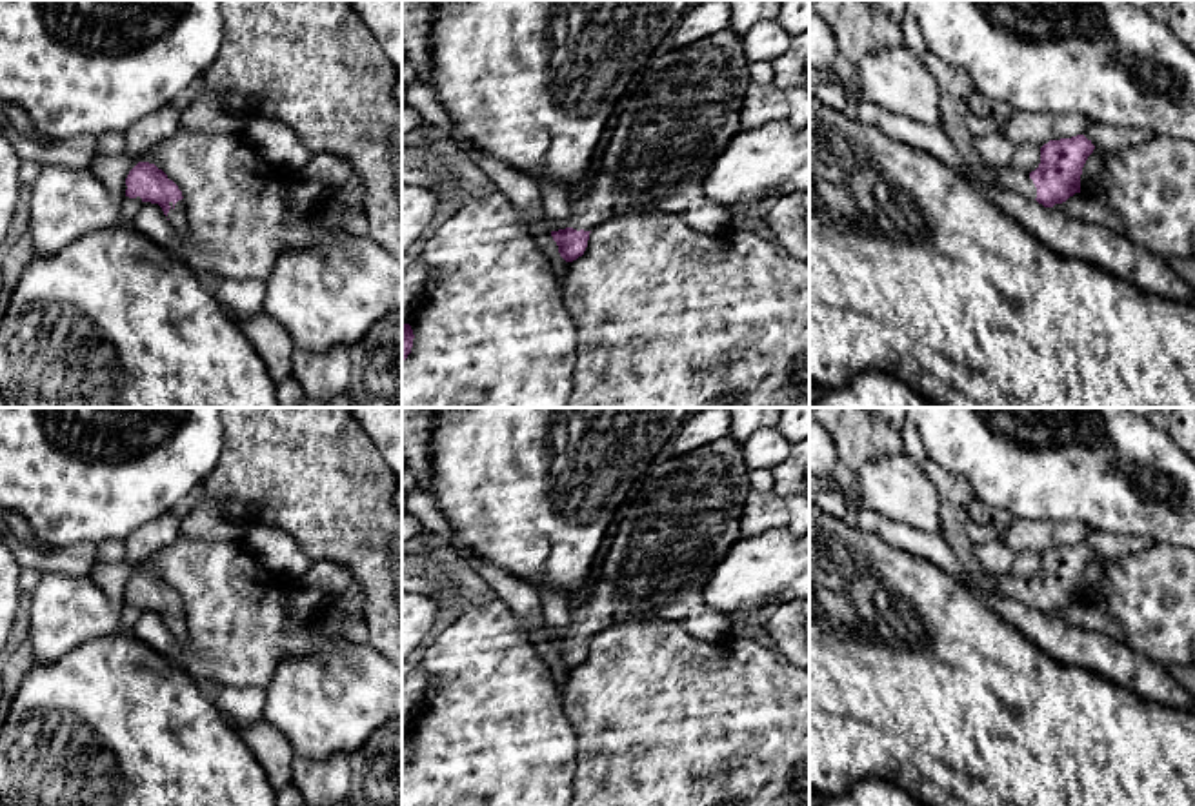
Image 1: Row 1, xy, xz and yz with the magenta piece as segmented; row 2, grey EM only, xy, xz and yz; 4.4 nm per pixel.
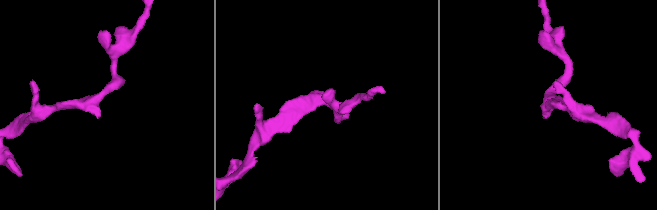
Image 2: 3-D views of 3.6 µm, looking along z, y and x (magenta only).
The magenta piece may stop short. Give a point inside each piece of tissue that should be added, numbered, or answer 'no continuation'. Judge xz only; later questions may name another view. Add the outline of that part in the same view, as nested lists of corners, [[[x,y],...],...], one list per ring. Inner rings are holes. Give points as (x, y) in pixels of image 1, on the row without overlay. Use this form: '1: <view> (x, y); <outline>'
1: xz (682, 517); [[[731,437],[655,460],[629,499],[589,597],[571,610],[566,633],[591,639],[618,622],[657,619],[673,620],[706,642],[735,637],[733,619],[706,604],[704,586],[728,549],[740,540],[738,522],[751,493],[749,473],[742,444]]]

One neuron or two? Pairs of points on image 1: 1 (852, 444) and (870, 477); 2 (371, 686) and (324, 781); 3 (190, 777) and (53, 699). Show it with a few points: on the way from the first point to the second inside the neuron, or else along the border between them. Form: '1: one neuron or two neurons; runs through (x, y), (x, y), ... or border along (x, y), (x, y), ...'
1: two neurons; border along (903, 450), (870, 459), (857, 472)
2: two neurons; border along (295, 754), (313, 759), (348, 755)
3: one neuron; runs through (155, 775), (148, 775), (88, 717)

